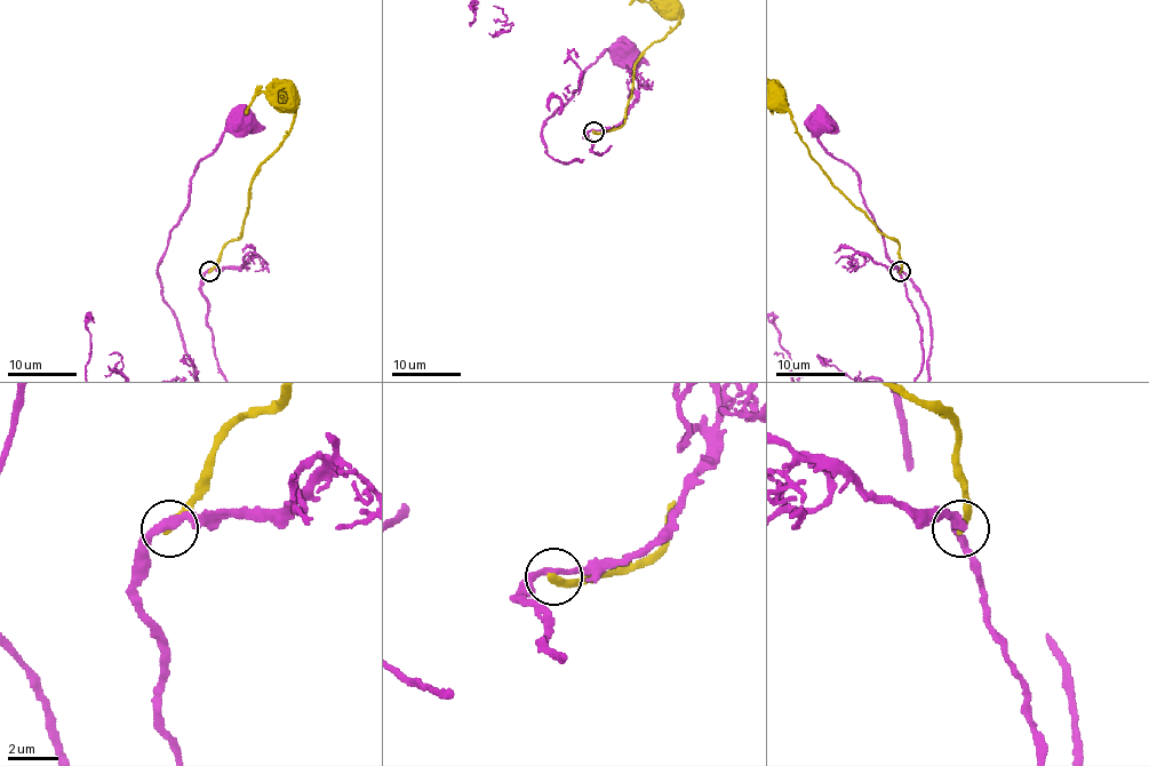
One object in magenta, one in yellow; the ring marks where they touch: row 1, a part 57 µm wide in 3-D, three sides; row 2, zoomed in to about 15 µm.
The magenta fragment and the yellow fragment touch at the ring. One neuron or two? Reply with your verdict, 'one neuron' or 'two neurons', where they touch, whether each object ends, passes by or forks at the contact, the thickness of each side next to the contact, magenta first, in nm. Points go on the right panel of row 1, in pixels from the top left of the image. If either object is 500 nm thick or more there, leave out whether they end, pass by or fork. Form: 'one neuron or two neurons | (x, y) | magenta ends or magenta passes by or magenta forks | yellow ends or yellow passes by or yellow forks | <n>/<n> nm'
two neurons | (900, 271) | magenta passes by | yellow ends | 260/320 nm

